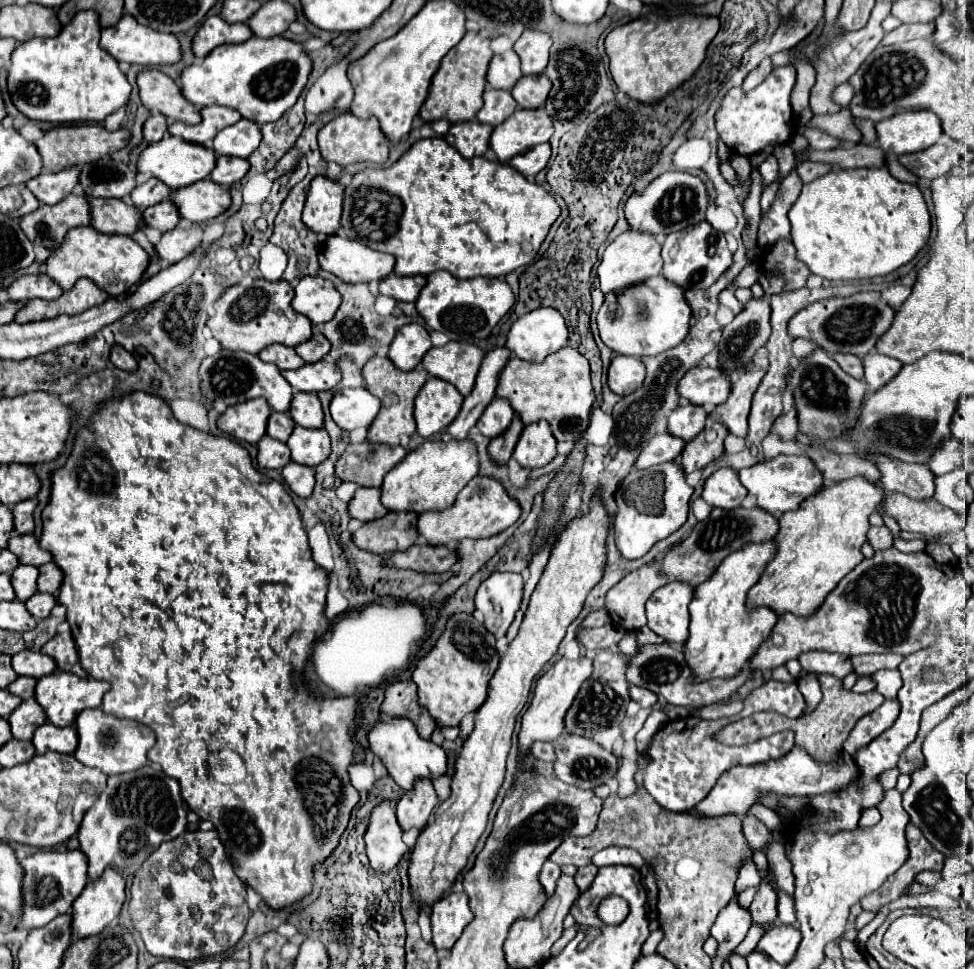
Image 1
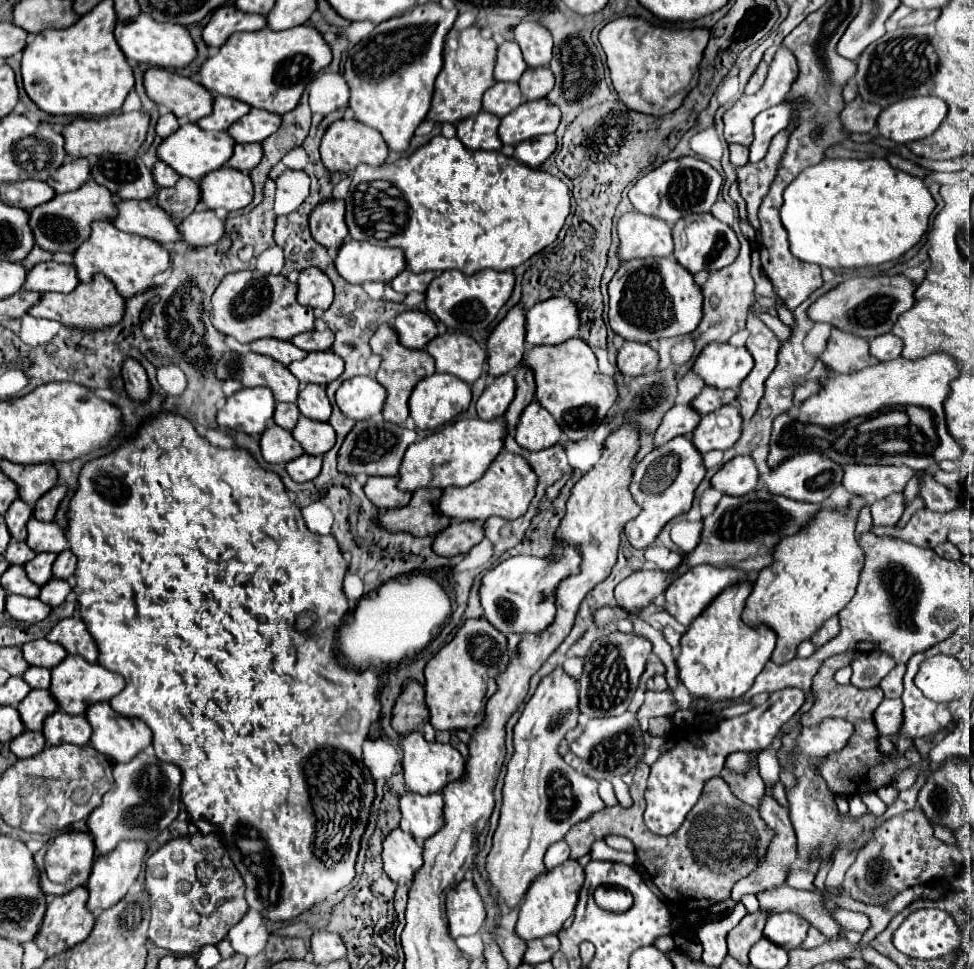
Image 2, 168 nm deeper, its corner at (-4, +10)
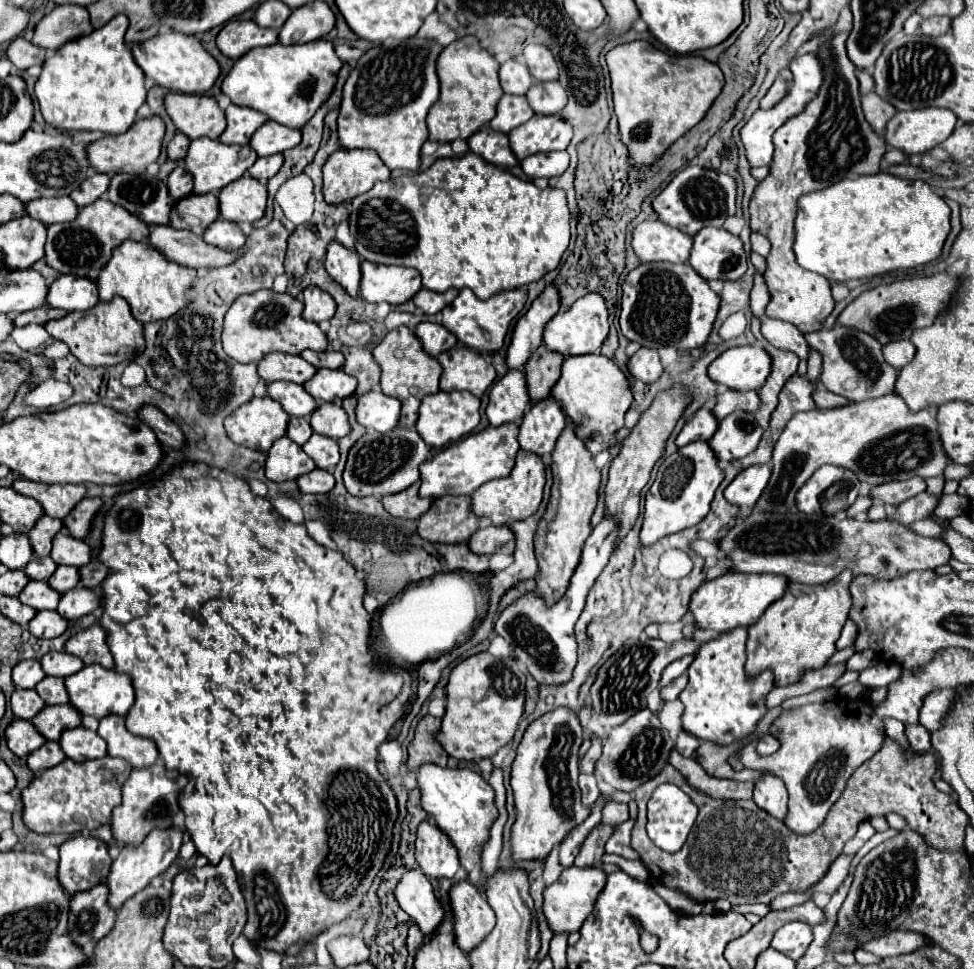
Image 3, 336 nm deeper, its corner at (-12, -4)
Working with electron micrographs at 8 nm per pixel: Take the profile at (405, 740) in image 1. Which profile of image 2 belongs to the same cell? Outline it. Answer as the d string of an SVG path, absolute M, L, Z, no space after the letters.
M414 732L402 738L402 746L404 746L404 760L402 760L404 780L408 790L416 794L430 796L434 792L442 792L446 784L462 780L466 776L466 760L452 744L440 744L440 742L428 744L424 736L420 736L420 732Z

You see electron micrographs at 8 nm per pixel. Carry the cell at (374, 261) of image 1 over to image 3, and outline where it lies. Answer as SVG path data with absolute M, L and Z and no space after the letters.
M362 262L360 268L360 298L364 298L366 302L388 302L394 306L404 304L416 294L416 290L422 288L420 274L408 266Z

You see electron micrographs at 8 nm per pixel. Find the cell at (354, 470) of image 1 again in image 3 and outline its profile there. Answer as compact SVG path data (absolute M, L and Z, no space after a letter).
M396 426L386 434L368 430L350 448L348 462L344 468L346 490L354 496L378 496L378 498L386 494L398 494L420 480L418 466L428 458L428 454L430 454L428 446L414 428Z

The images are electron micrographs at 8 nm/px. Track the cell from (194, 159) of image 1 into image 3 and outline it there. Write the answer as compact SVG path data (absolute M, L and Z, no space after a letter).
M198 138L190 142L188 154L184 156L184 168L192 174L194 178L194 194L218 194L226 184L238 180L254 162L256 162L258 154L250 148L250 146L228 146L222 144L220 140L212 140L212 138Z

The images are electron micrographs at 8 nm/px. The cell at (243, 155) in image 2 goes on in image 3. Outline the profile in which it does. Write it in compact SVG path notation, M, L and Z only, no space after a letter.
M274 154L272 158L258 158L258 160L254 162L254 166L248 168L248 174L250 174L252 178L256 178L258 182L264 182L264 184L266 184L266 182L280 170L282 162L284 162L282 154Z

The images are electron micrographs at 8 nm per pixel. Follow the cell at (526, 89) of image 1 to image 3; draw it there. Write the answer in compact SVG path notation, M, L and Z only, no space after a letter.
M536 82L526 98L536 114L558 114L566 104L564 88L558 82Z

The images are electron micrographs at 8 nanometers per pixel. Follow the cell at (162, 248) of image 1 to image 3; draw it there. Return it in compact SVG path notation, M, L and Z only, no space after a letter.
M216 220L212 222L206 230L204 230L204 242L208 242L210 246L222 248L222 250L240 250L246 242L246 236L240 232L238 224L228 222L228 220Z

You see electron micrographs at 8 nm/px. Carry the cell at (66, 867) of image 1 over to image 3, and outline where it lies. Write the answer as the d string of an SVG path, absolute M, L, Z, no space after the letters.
M74 836L60 846L58 880L70 896L102 884L110 872L108 846L92 836Z

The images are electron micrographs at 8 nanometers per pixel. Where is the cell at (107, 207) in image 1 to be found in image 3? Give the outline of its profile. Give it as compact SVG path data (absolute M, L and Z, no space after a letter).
M148 226L150 234L146 244L160 250L168 260L190 266L190 268L210 268L226 266L238 258L236 252L224 252L202 240L202 236L190 230L176 230L172 226Z

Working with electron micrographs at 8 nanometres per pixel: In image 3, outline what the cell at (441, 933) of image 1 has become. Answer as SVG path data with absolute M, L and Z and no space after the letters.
M458 880L450 890L450 904L454 912L456 944L464 952L472 952L494 928L496 914L486 898L468 880Z

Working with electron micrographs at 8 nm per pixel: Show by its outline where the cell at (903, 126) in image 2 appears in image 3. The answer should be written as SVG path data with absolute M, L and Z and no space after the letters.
M944 108L898 112L888 122L884 140L904 154L924 154L944 142L954 132L956 122L956 114Z

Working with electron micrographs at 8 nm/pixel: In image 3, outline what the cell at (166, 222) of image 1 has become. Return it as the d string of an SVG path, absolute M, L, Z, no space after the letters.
M212 193L190 194L174 204L170 224L194 234L202 234L218 218L218 198Z

